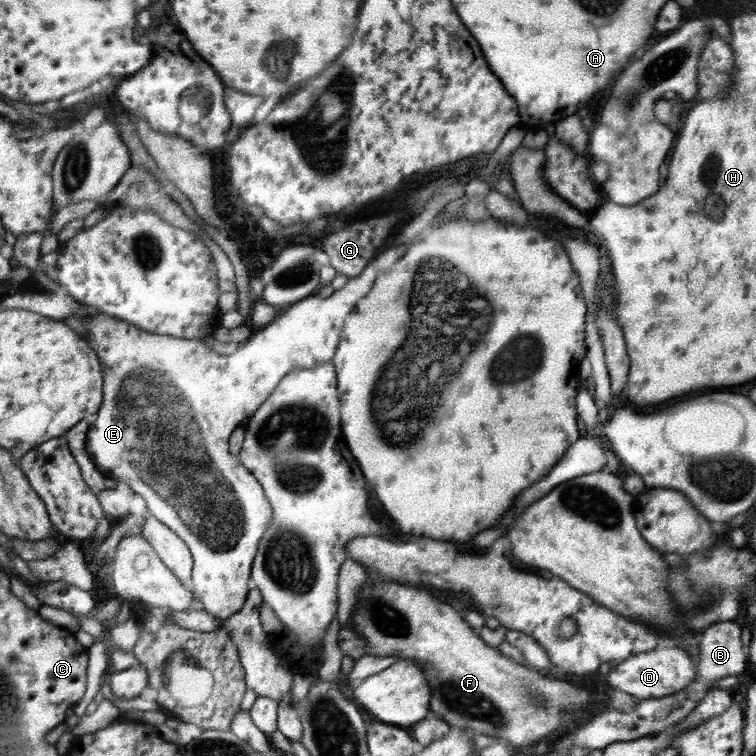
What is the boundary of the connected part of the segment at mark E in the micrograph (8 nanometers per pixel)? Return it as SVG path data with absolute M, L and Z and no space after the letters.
M376 258L376 260L371 260L368 263L368 266L364 268L364 272L362 272L360 276L350 278L348 284L346 284L344 288L335 290L331 296L321 298L317 295L310 295L289 305L286 312L280 312L272 322L269 322L266 326L263 326L260 331L256 332L256 334L250 335L242 344L239 344L236 352L228 355L221 355L214 352L199 340L176 338L164 334L152 334L145 330L140 330L137 326L130 325L127 322L111 319L109 315L105 315L102 312L100 312L99 315L94 315L87 322L87 343L95 350L102 366L102 372L106 374L106 376L104 376L103 388L104 400L102 400L102 405L96 413L97 419L93 422L92 428L88 429L87 432L86 446L90 458L96 465L96 468L98 468L106 478L128 483L132 490L134 490L136 494L140 494L146 501L149 514L157 518L162 524L165 524L174 534L177 534L185 542L185 545L191 550L191 555L193 556L191 589L196 595L196 598L199 598L200 602L202 602L204 611L214 614L218 619L232 617L232 614L238 614L238 612L242 610L251 586L250 578L253 560L255 554L258 552L260 539L266 532L272 518L272 507L265 495L262 485L256 480L253 474L248 472L245 466L242 466L237 455L228 452L230 434L232 434L232 431L236 427L243 425L243 423L260 408L264 400L274 392L274 389L280 384L280 381L291 370L308 370L314 368L316 365L330 362L330 360L334 358L346 317L352 312L352 308L356 306L356 302L358 302L360 298L364 298L364 296L370 292L370 288L372 288L372 284L374 284L376 276L378 276L378 274L384 274L384 270L388 270L392 264L394 264L394 260L380 260L380 258Z

